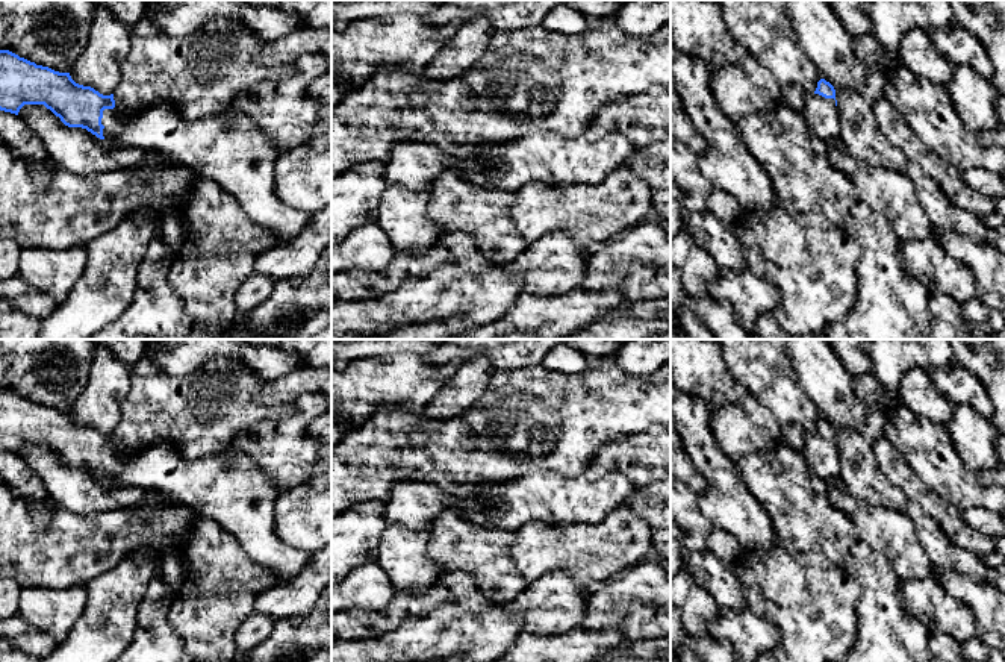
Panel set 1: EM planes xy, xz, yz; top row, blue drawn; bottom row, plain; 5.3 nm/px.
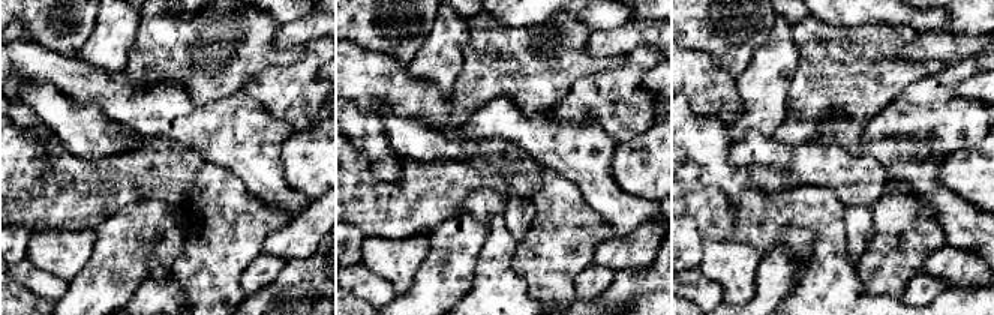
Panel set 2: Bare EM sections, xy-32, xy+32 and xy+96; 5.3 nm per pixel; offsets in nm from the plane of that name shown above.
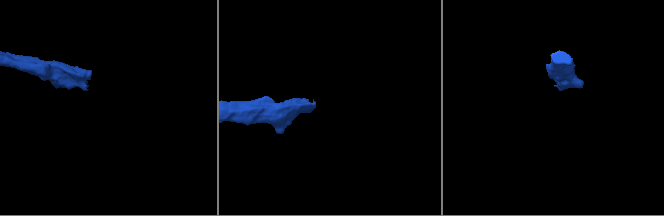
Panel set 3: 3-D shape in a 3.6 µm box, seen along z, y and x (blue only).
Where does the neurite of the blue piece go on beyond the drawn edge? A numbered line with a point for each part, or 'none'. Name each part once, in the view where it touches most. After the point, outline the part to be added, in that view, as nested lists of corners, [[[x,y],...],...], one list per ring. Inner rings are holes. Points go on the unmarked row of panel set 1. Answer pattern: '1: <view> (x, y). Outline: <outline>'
1: xy (227, 487). Outline: [[[154,444],[145,450],[118,451],[104,448],[101,464],[106,480],[118,488],[135,488],[141,492],[159,492],[191,509],[197,518],[216,521],[233,535],[247,556],[277,576],[277,583],[292,580],[310,561],[312,554],[286,545],[275,532],[274,503],[280,494],[275,482],[266,476],[247,454],[227,448],[195,461],[183,457],[173,444]]]

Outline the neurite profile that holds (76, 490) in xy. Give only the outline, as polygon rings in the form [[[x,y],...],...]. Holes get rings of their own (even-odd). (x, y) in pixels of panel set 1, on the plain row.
[[[24,444],[18,456],[41,477],[47,498],[68,512],[132,511],[145,504],[145,492],[118,488],[114,482],[100,479],[86,468],[68,467],[44,444]]]

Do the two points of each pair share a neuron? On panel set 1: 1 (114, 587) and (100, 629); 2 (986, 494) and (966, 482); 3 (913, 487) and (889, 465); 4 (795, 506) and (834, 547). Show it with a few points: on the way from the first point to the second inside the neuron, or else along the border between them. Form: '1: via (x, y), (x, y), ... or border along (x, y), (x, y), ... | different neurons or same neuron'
1: via (114, 597), (109, 618) | same neuron
2: via (981, 494), (970, 487) | same neuron
3: via (907, 480), (895, 468) | same neuron
4: via (805, 517), (825, 537) | same neuron

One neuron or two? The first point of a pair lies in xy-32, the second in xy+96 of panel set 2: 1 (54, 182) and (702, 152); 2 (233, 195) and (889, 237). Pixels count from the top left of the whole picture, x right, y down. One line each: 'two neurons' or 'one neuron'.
1: two neurons
2: one neuron

